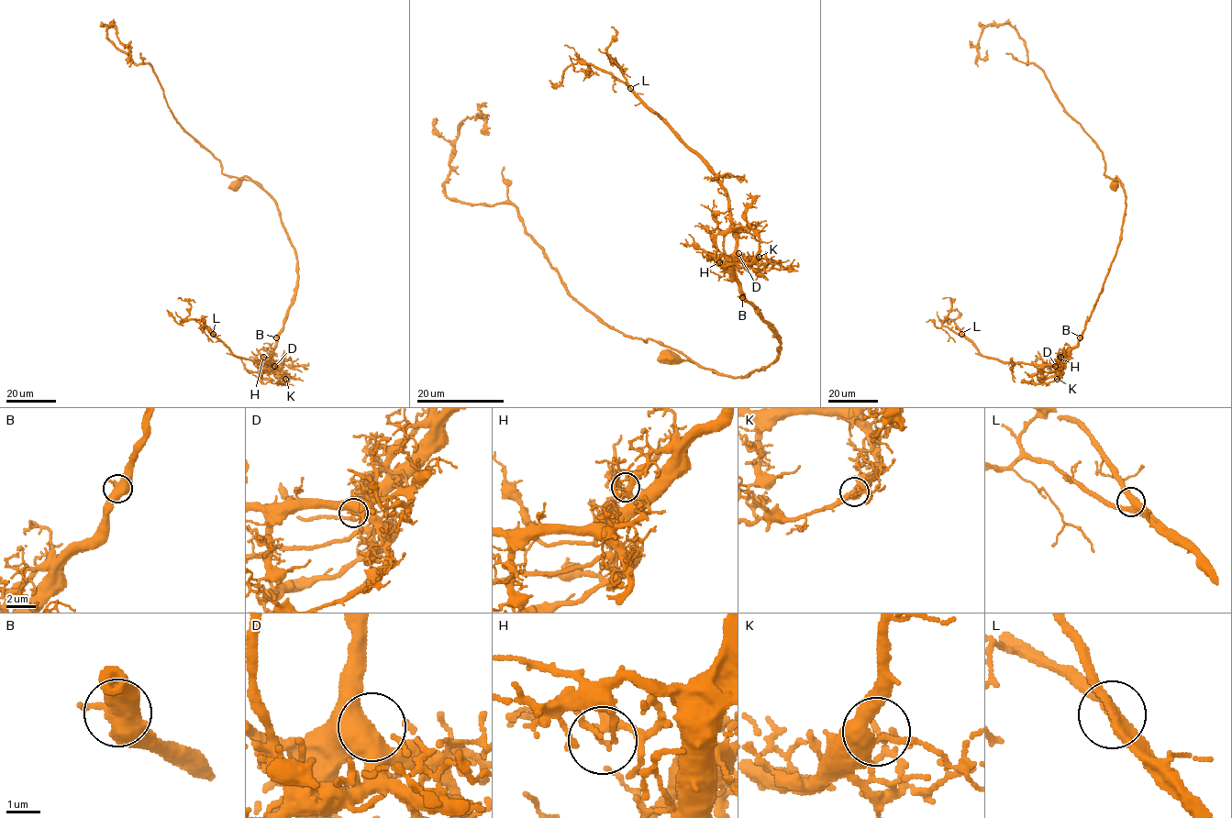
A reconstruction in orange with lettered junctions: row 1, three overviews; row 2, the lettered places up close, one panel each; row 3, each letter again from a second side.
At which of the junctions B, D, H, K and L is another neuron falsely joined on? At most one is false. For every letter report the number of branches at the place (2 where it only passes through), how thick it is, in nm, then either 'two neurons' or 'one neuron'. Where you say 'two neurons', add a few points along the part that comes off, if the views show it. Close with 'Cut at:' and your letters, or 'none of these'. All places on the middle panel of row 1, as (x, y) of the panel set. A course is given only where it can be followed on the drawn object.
B: 3 | 550 nm | one neuron
D: 2 | 550 nm | one neuron
H: 3 | 240 nm | one neuron
K: 3 | 400 nm | one neuron
L: 3 | 380 nm | one neuron
Cut at: none of these

